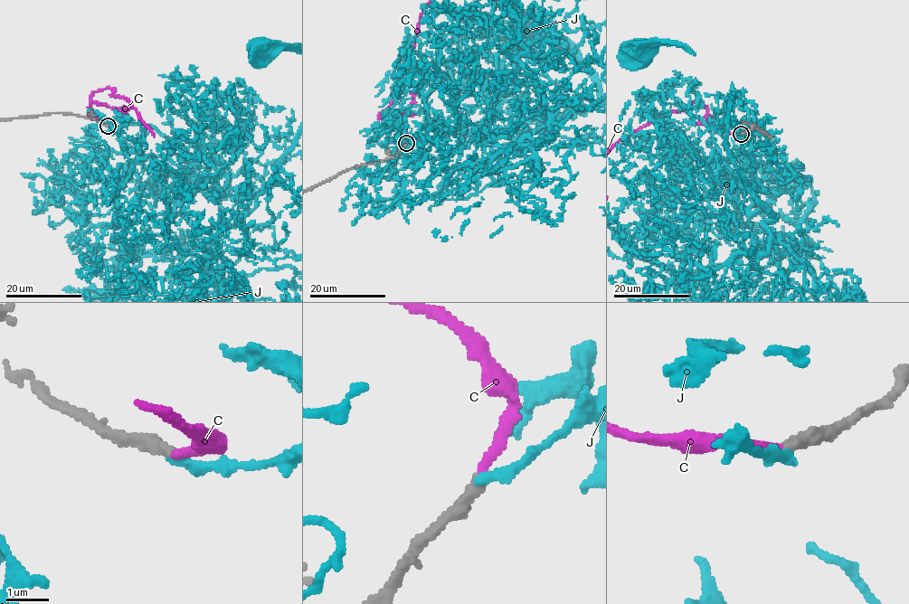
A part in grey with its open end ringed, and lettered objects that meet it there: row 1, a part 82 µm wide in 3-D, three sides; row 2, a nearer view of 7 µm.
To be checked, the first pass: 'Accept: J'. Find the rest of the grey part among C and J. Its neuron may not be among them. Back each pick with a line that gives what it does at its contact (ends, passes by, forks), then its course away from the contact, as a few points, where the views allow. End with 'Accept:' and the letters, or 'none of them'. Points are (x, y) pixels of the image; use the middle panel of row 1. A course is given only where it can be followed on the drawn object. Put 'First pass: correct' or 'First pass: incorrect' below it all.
C: It ends there
Accept: C
First pass: incorrect

